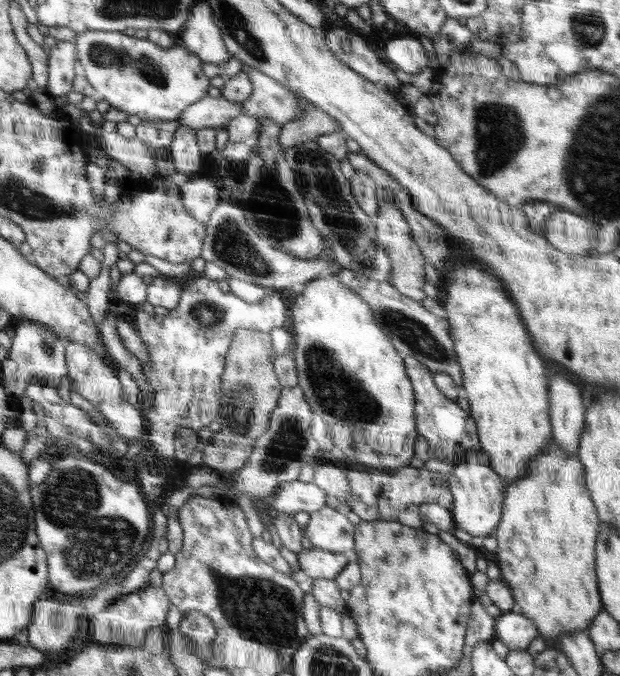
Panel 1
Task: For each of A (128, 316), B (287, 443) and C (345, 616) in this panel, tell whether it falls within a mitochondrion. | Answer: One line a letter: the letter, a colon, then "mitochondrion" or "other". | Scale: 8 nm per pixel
A: other
B: mitochondrion
C: other

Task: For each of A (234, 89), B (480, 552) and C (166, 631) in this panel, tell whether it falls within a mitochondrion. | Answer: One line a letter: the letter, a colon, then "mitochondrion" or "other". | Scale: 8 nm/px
A: other
B: other
C: other

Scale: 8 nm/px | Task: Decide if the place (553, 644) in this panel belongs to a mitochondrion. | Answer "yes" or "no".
no

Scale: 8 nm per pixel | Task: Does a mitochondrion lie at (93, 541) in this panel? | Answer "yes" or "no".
yes

